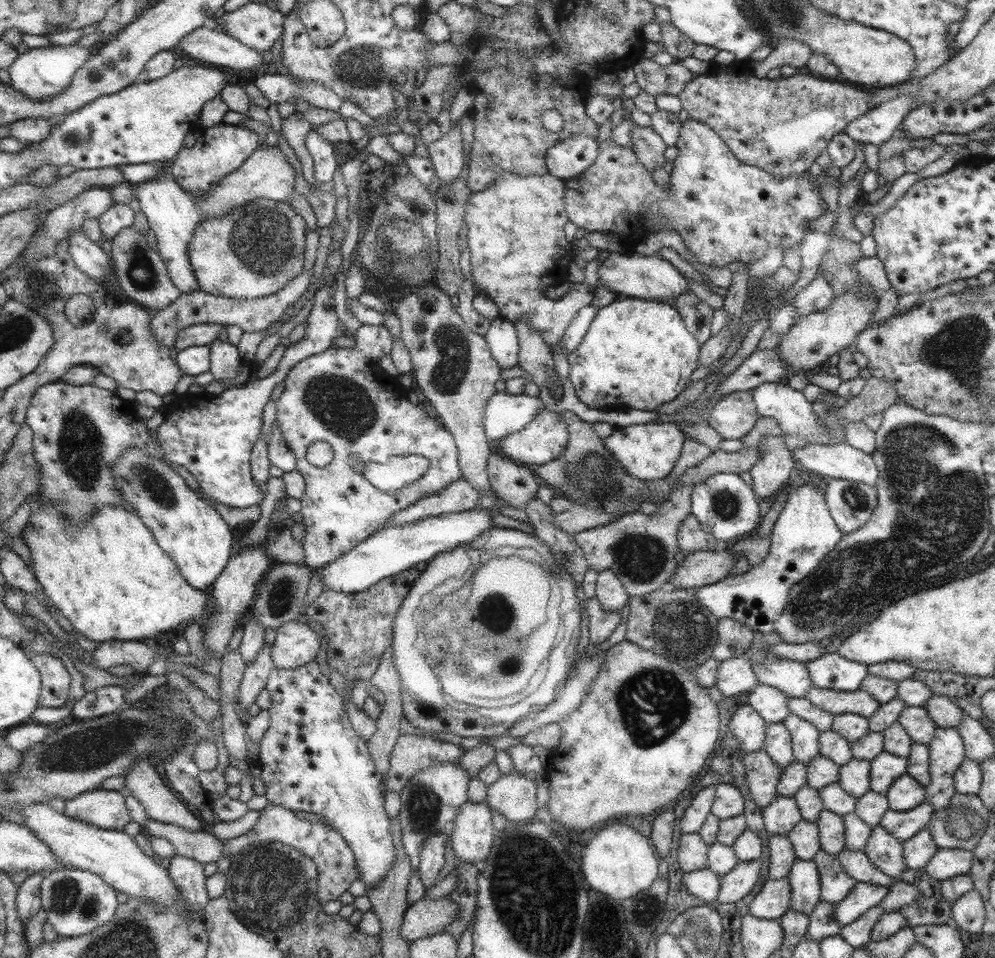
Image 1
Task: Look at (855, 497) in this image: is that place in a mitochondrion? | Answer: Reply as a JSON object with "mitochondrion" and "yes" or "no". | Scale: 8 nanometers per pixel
{"mitochondrion":"yes"}

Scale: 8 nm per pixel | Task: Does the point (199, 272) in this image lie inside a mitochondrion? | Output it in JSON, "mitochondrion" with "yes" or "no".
{"mitochondrion":"no"}

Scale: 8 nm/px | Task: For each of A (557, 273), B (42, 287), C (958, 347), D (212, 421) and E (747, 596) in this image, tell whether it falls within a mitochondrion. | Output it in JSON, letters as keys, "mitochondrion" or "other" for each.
{"A":"other","B":"mitochondrion","C":"mitochondrion","D":"other","E":"other"}

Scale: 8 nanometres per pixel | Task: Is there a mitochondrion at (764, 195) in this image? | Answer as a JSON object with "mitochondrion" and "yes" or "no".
{"mitochondrion":"no"}

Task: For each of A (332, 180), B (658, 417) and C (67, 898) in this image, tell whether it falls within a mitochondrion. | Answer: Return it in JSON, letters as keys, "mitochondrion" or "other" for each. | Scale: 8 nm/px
{"A":"other","B":"other","C":"mitochondrion"}

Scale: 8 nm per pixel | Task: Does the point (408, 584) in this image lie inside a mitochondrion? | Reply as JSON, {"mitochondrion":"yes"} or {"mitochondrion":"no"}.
{"mitochondrion":"no"}

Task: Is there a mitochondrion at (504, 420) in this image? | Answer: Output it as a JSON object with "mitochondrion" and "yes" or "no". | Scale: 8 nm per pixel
{"mitochondrion":"no"}

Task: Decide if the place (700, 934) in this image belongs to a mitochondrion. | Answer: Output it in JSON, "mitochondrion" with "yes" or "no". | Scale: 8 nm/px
{"mitochondrion":"yes"}

